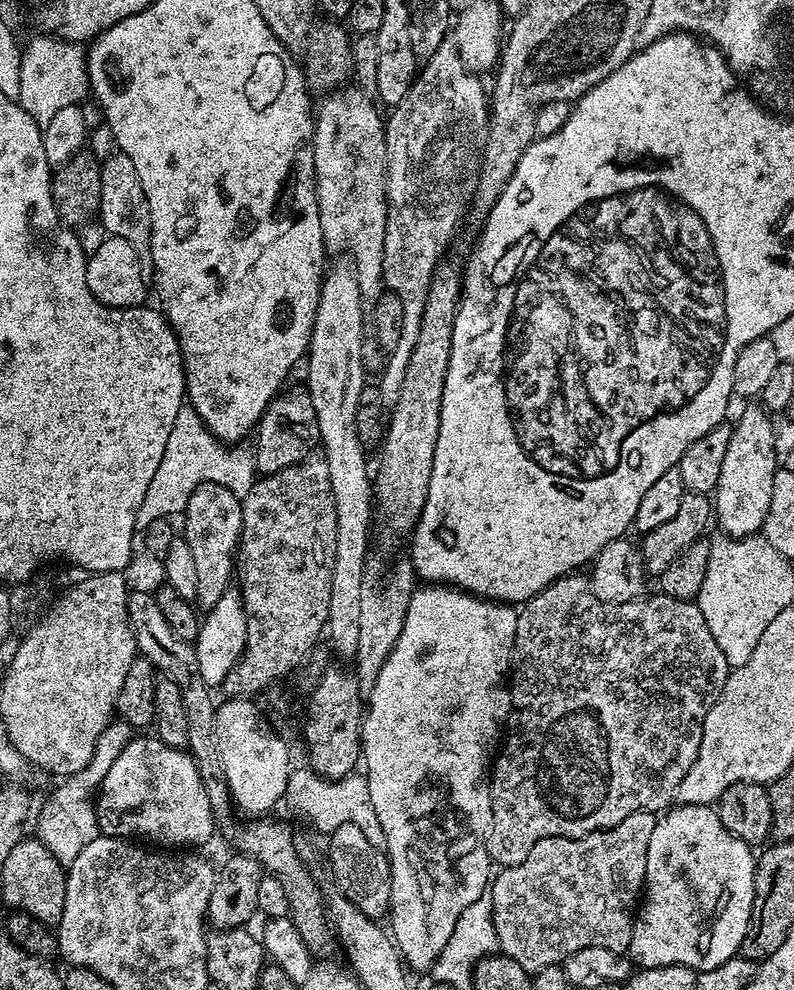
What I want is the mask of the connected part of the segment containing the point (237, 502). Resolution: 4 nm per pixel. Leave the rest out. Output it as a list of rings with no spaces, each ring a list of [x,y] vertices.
[[[217,484],[198,486],[198,490],[190,494],[190,502],[184,508],[182,538],[190,546],[194,558],[198,577],[198,594],[195,603],[201,609],[213,608],[218,598],[222,598],[222,594],[230,587],[228,571],[231,568],[233,571],[238,560],[243,509],[241,497],[236,496],[226,486]]]

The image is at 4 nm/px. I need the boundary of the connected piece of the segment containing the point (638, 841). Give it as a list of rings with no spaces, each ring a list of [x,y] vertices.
[[[635,812],[630,814],[630,818],[618,822],[618,826],[603,828],[601,832],[591,832],[582,838],[558,838],[557,836],[542,838],[538,842],[534,842],[534,850],[530,850],[530,854],[526,854],[526,858],[522,858],[520,864],[515,864],[509,868],[501,867],[497,871],[500,873],[497,876],[495,873],[490,884],[492,917],[494,918],[494,930],[497,932],[499,951],[505,956],[514,958],[514,962],[518,962],[518,966],[522,966],[530,974],[551,964],[560,964],[570,954],[574,954],[578,950],[586,950],[586,946],[602,946],[606,950],[627,953],[630,946],[634,913],[637,911],[638,901],[641,899],[644,886],[646,850],[650,846],[650,834],[654,834],[656,821],[657,817],[651,812]]]

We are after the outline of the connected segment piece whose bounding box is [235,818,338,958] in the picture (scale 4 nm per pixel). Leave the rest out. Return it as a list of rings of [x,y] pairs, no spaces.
[[[252,818],[236,832],[237,853],[253,856],[271,875],[277,876],[288,889],[288,916],[298,926],[302,942],[306,944],[313,957],[328,958],[332,951],[337,951],[338,941],[328,922],[325,893],[320,893],[314,877],[308,873],[300,852],[296,849],[296,840],[292,837],[292,828],[280,820],[272,818]]]

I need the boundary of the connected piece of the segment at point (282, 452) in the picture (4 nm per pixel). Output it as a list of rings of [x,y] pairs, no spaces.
[[[305,387],[286,388],[277,393],[275,399],[268,404],[254,432],[254,463],[257,473],[269,476],[278,470],[286,470],[304,460],[317,451],[320,441],[318,420],[313,399]]]

